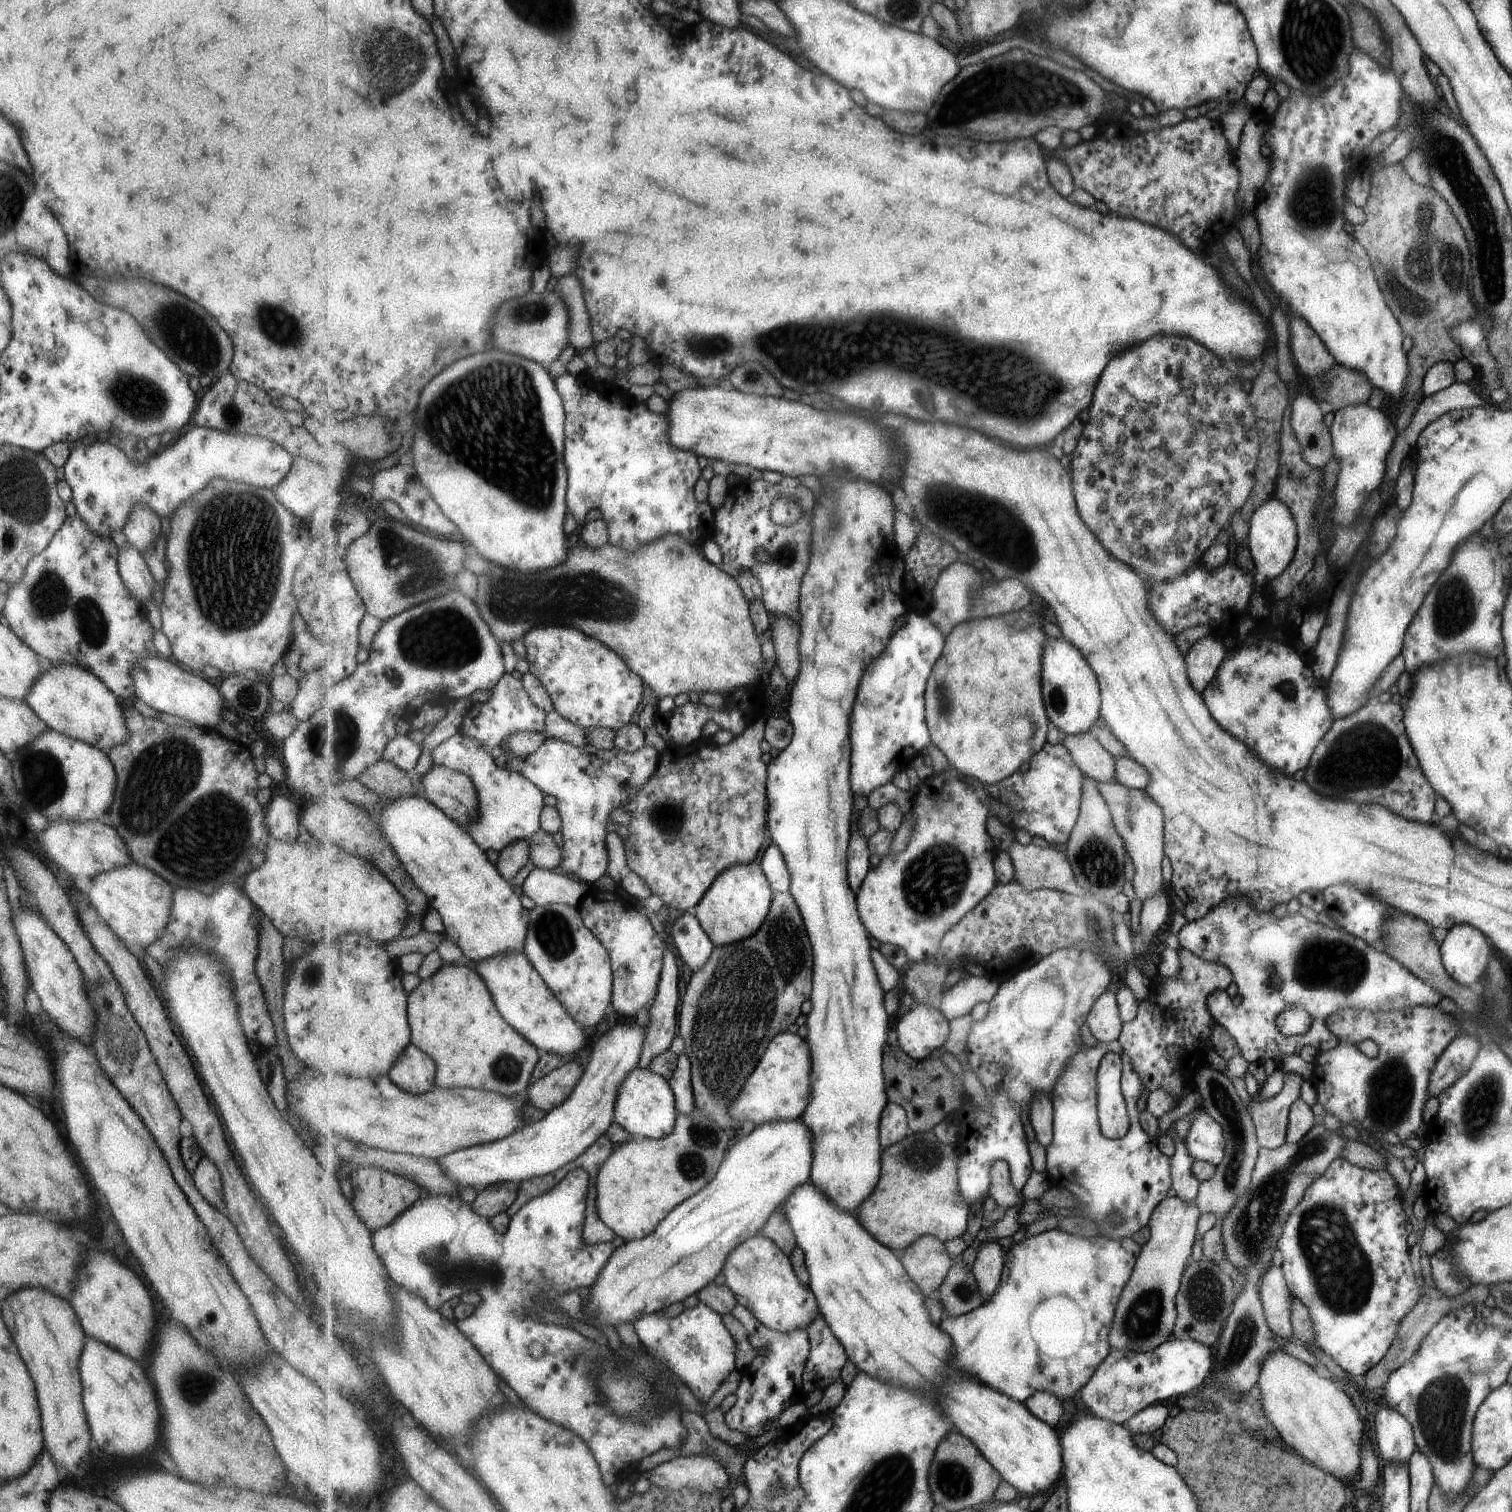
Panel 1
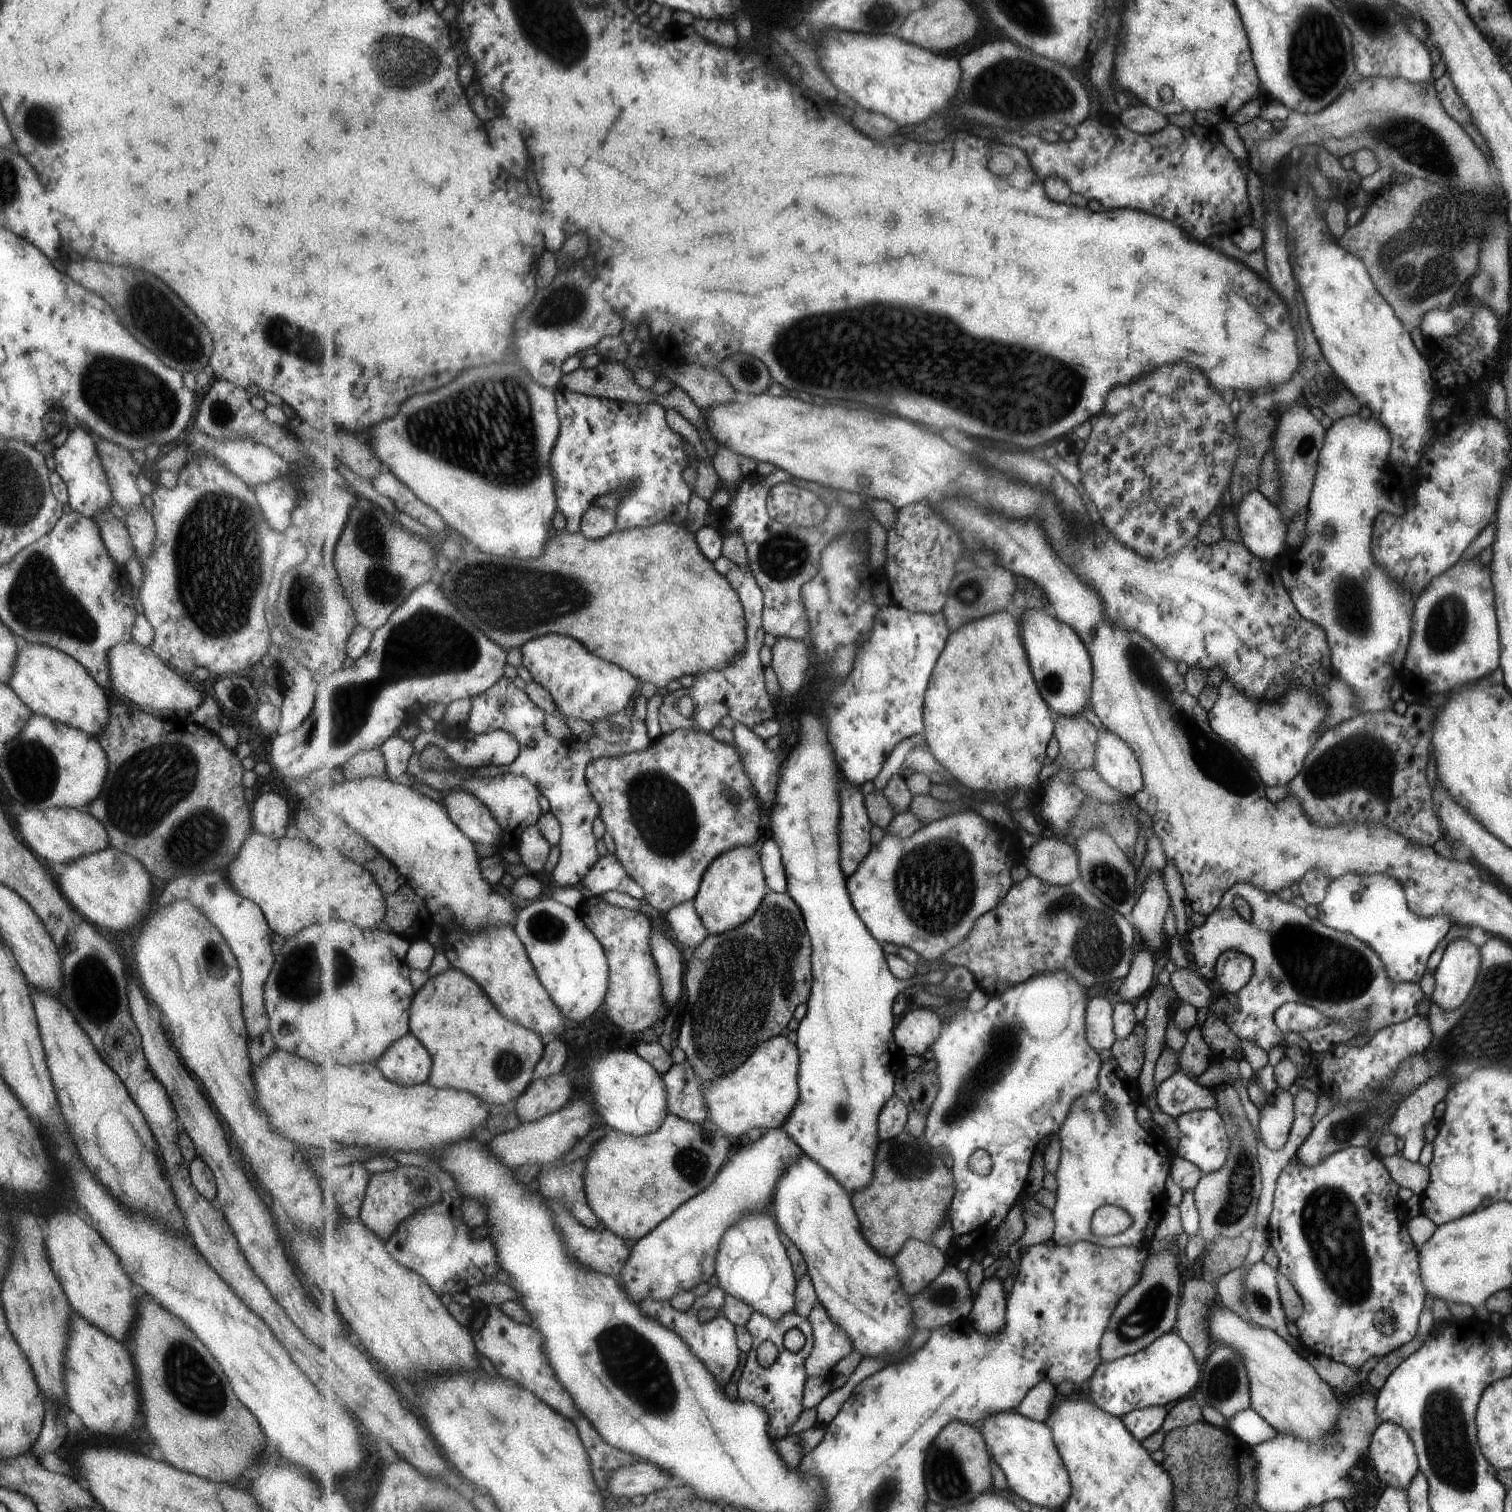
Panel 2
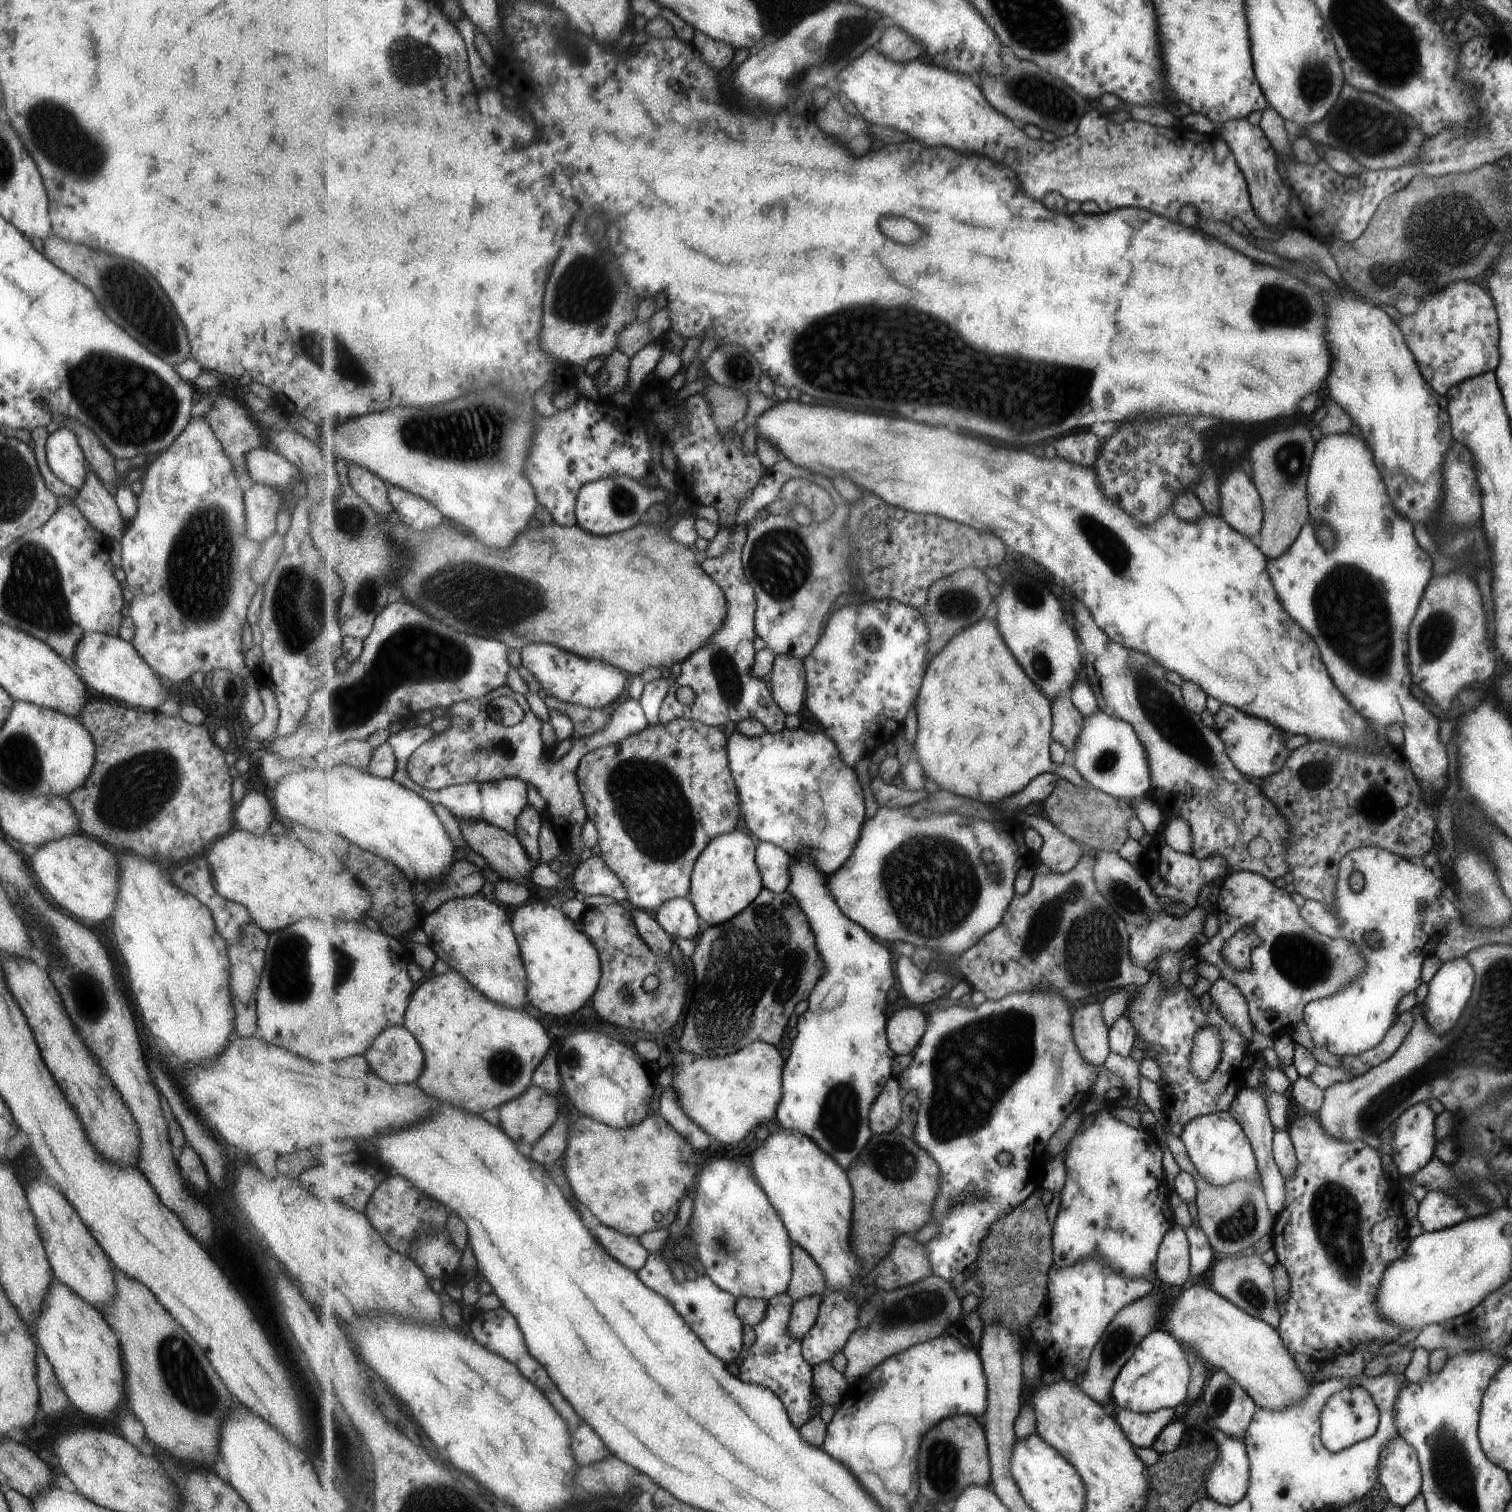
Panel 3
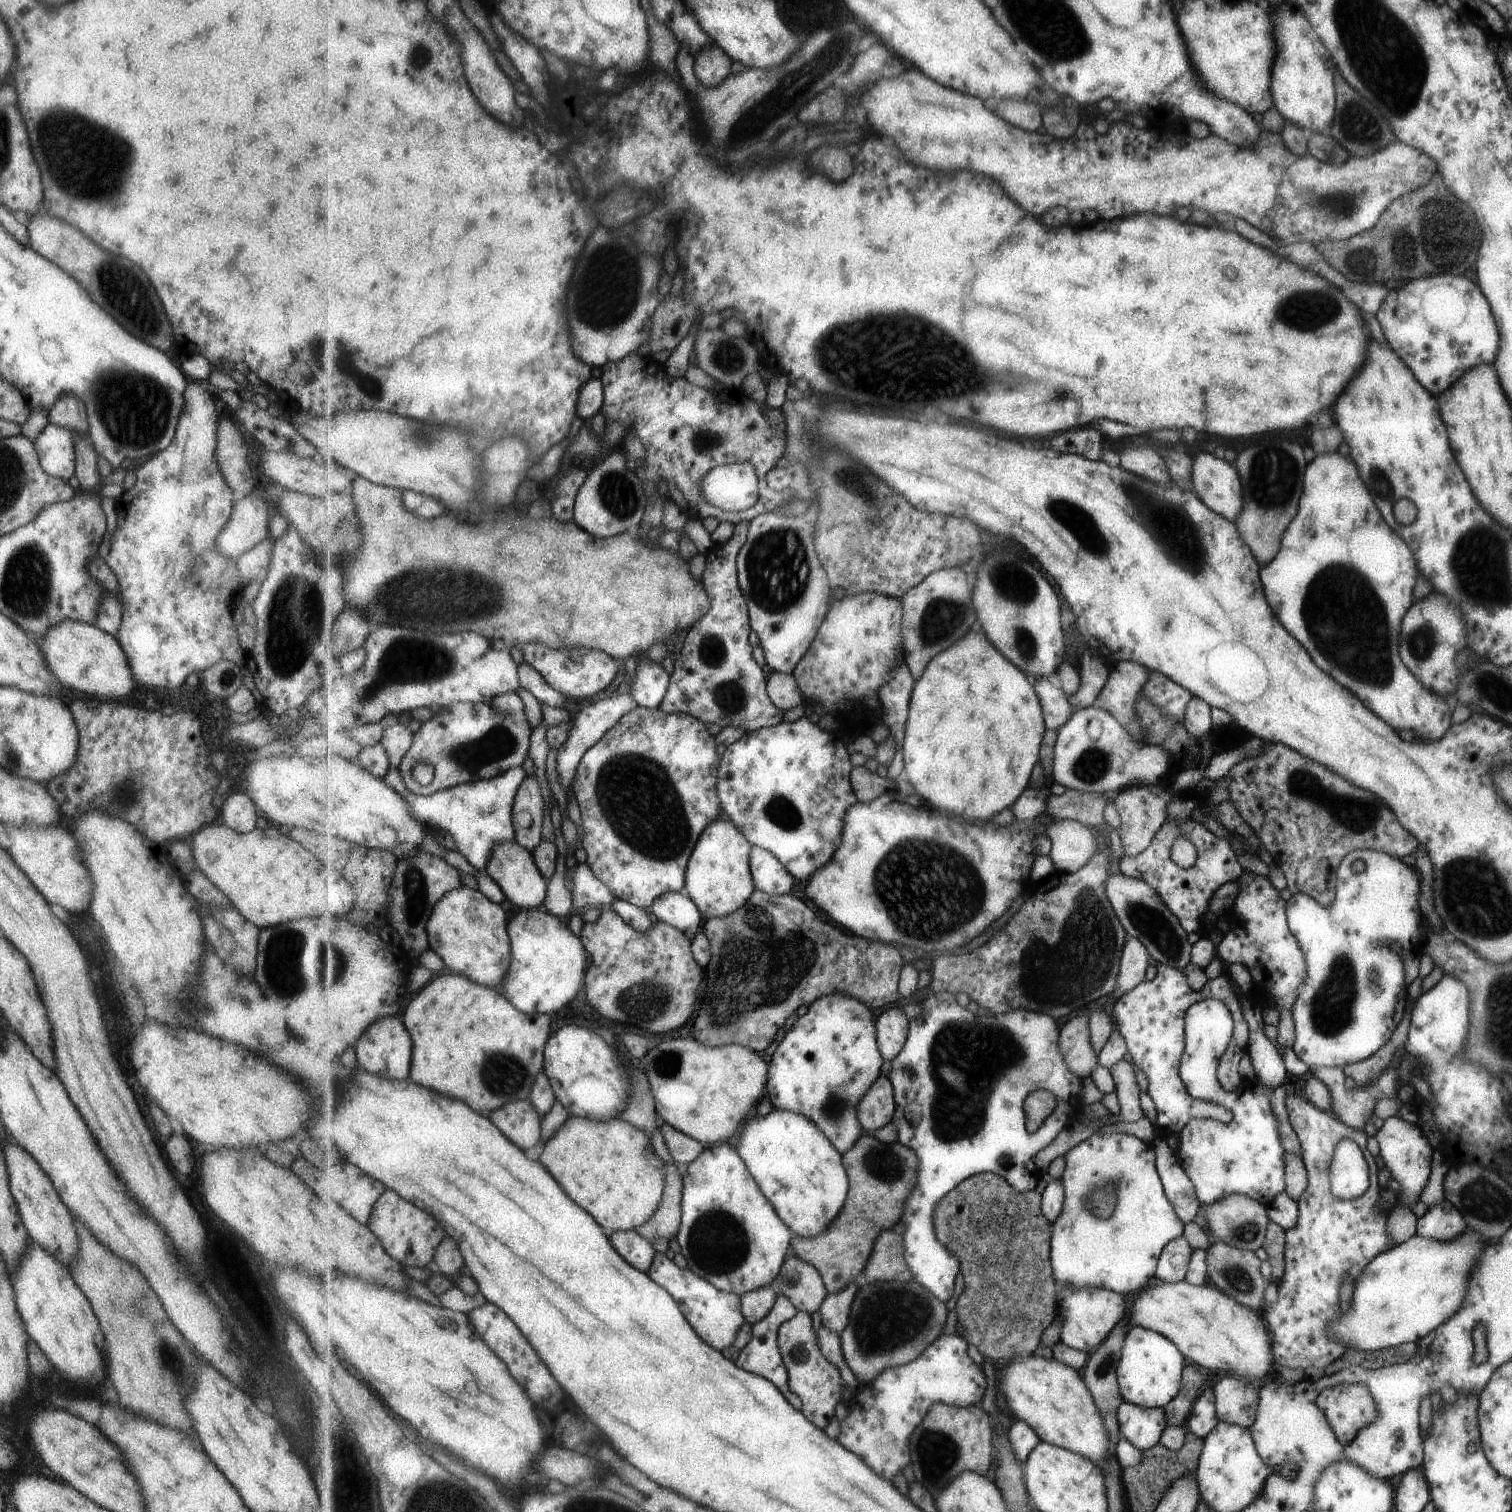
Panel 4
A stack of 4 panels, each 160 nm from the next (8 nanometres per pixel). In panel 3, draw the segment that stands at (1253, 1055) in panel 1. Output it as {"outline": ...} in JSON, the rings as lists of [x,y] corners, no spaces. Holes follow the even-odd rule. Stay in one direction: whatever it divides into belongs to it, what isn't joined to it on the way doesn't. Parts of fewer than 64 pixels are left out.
{"outline":[[[1247,871],[1229,873],[1221,882],[1218,909],[1215,914],[1218,918],[1217,932],[1204,943],[1197,944],[1197,959],[1207,964],[1212,964],[1219,971],[1219,977],[1232,983],[1242,992],[1248,1006],[1248,1015],[1254,1029],[1271,1039],[1287,1034],[1288,1029],[1302,1020],[1302,1010],[1309,1001],[1324,999],[1345,990],[1357,977],[1365,972],[1365,960],[1361,954],[1339,937],[1328,937],[1314,931],[1300,915],[1300,908],[1293,903],[1290,894],[1283,889],[1276,888],[1273,882],[1263,878],[1263,875]],[[1245,924],[1249,924],[1261,938],[1261,944],[1254,946],[1250,952],[1250,968],[1242,971],[1230,968],[1221,957],[1220,949],[1235,931]]]}

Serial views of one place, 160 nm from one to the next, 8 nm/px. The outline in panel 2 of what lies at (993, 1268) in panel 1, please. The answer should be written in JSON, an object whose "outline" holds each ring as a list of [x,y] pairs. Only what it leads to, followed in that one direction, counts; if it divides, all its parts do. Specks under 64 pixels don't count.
{"outline":[[[996,1275],[983,1278],[974,1300],[974,1309],[970,1312],[974,1328],[986,1335],[1000,1333],[1006,1323],[1007,1297],[1008,1294],[1005,1291],[1005,1286],[1003,1286],[1003,1281],[999,1280]]]}

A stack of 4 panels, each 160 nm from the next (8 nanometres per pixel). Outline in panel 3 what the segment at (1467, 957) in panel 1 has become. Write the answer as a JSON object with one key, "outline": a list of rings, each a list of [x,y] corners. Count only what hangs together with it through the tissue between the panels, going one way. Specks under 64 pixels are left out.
{"outline":[[[1465,957],[1442,962],[1428,981],[1428,991],[1422,1000],[1426,1008],[1424,1019],[1431,1030],[1438,1035],[1447,1032],[1461,1017],[1463,1009],[1470,1005],[1474,986],[1474,969]]]}

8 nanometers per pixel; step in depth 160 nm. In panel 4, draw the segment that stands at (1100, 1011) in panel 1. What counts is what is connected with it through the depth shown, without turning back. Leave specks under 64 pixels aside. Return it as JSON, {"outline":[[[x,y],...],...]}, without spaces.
{"outline":[[[1089,1014],[1071,1018],[1062,1026],[1060,1034],[1062,1053],[1071,1070],[1080,1077],[1090,1077],[1101,1066],[1100,1054],[1094,1049]]]}

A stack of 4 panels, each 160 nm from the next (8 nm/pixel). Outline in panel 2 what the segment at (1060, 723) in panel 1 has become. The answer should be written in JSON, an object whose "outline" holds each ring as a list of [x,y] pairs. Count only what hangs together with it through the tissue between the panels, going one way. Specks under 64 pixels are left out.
{"outline":[[[1043,610],[1022,613],[1023,638],[1027,638],[1027,654],[1031,654],[1035,678],[1039,678],[1039,686],[1043,686],[1043,698],[1047,698],[1056,716],[1083,715],[1084,709],[1090,705],[1094,686],[1094,664],[1086,643],[1072,626],[1057,617],[1047,616]]]}

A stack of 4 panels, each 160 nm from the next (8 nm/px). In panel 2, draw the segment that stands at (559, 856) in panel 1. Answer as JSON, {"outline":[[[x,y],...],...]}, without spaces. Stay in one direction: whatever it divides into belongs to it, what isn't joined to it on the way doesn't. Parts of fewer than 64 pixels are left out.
{"outline":[[[537,825],[530,826],[519,839],[515,847],[528,873],[534,875],[543,872],[552,853],[552,844],[545,838]]]}

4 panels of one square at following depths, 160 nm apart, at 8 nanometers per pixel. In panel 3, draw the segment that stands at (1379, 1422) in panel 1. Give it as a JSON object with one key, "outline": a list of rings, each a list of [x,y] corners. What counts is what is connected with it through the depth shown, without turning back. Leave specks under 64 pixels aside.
{"outline":[[[1397,1434],[1394,1439],[1386,1442],[1378,1458],[1378,1482],[1385,1488],[1389,1502],[1404,1507],[1420,1492],[1420,1468],[1415,1449]]]}

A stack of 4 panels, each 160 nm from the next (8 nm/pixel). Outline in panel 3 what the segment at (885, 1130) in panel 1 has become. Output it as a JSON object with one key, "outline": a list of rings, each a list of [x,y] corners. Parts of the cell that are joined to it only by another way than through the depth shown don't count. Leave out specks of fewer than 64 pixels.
{"outline":[[[892,1076],[870,1110],[870,1125],[875,1135],[897,1130],[902,1121],[903,1105],[904,1093],[899,1086],[899,1076]]]}

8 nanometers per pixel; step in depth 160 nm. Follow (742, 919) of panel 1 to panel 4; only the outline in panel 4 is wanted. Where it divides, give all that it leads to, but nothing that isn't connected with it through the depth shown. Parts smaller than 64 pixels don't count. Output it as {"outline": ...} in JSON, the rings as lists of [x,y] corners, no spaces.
{"outline":[[[717,820],[702,834],[687,871],[687,884],[681,891],[697,903],[705,918],[729,917],[742,909],[756,891],[750,858],[754,845],[729,820]]]}

